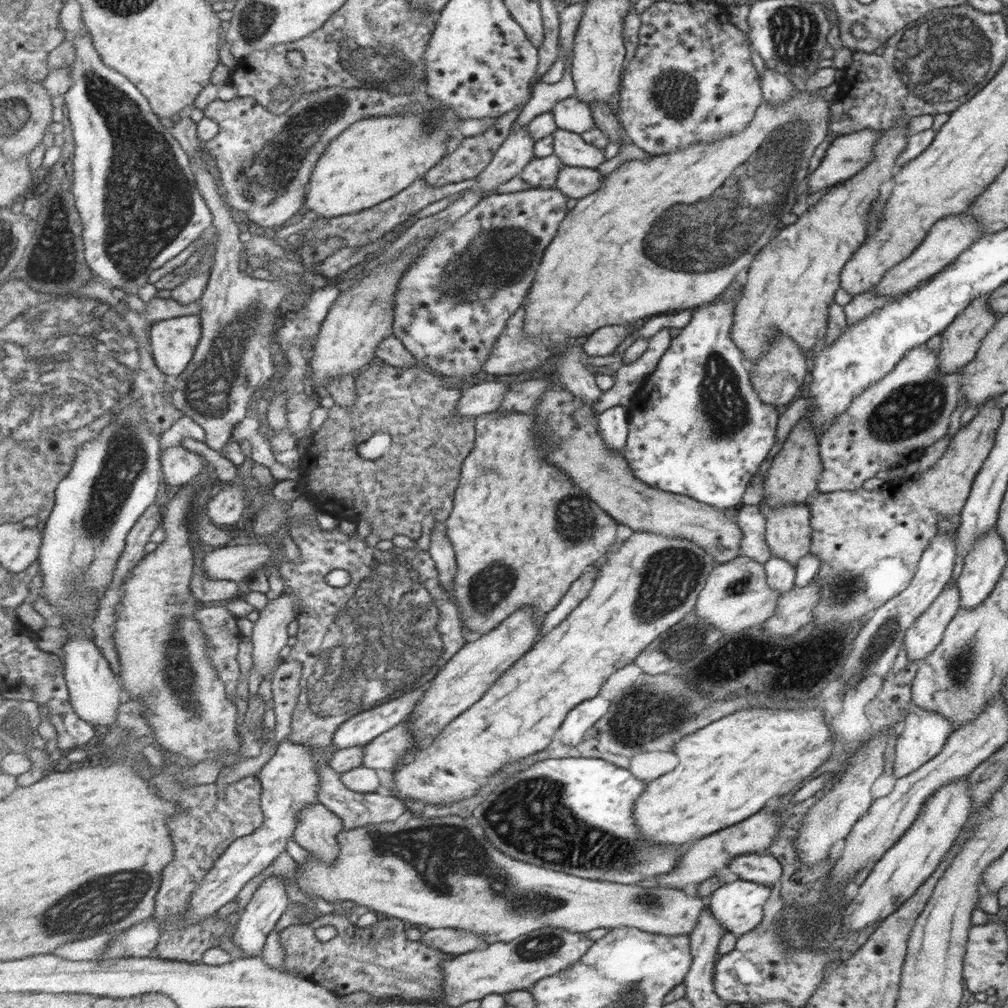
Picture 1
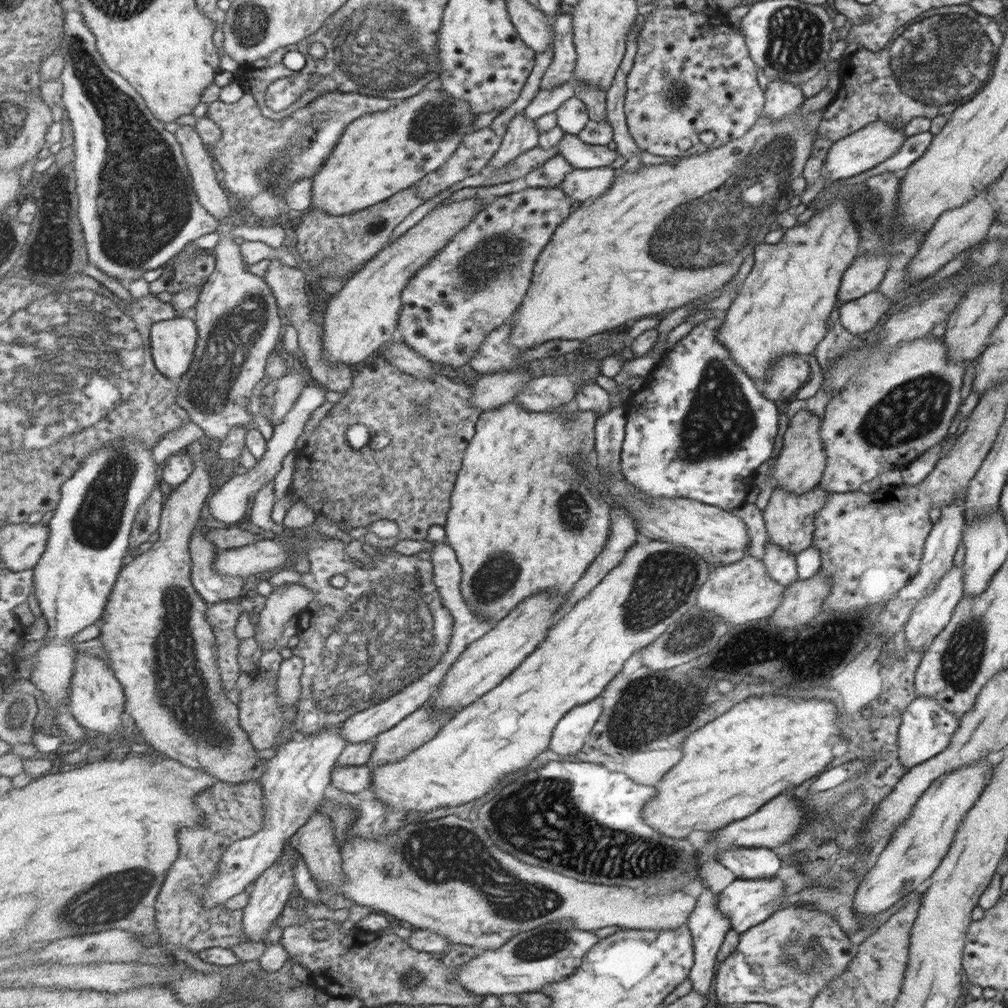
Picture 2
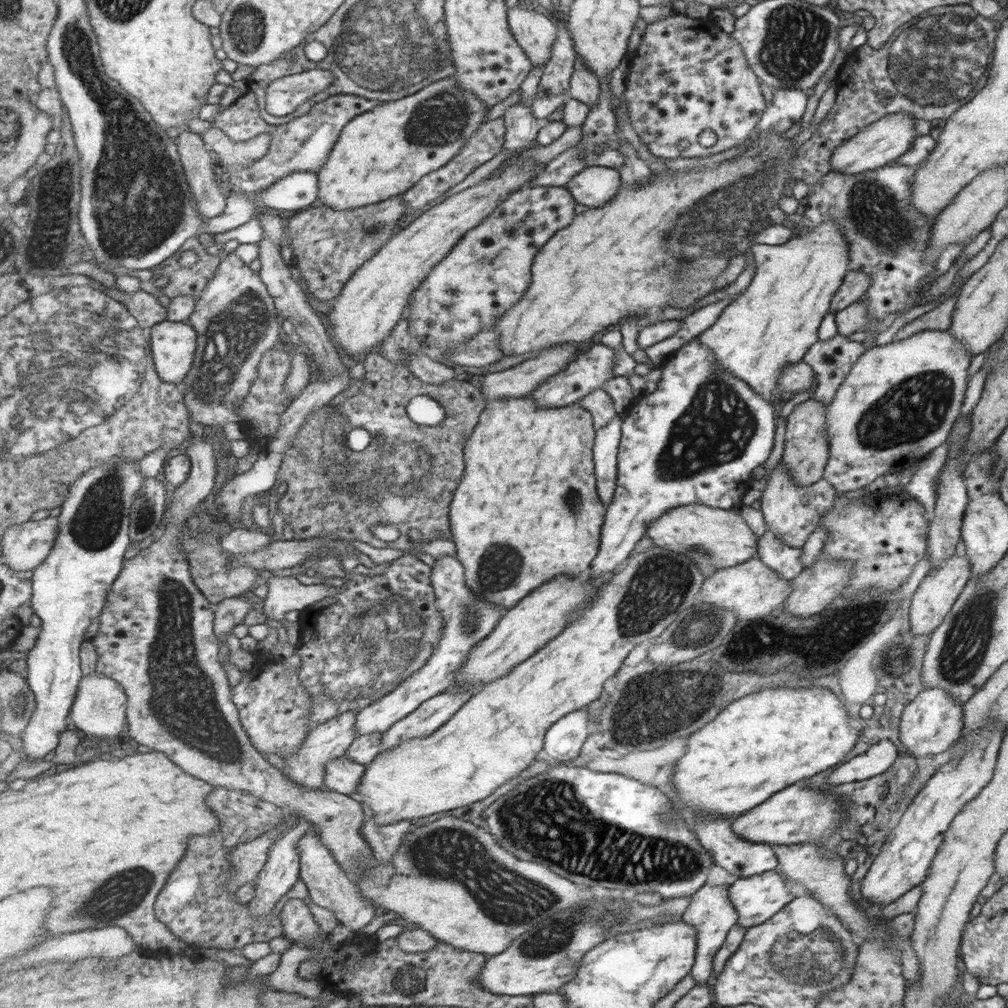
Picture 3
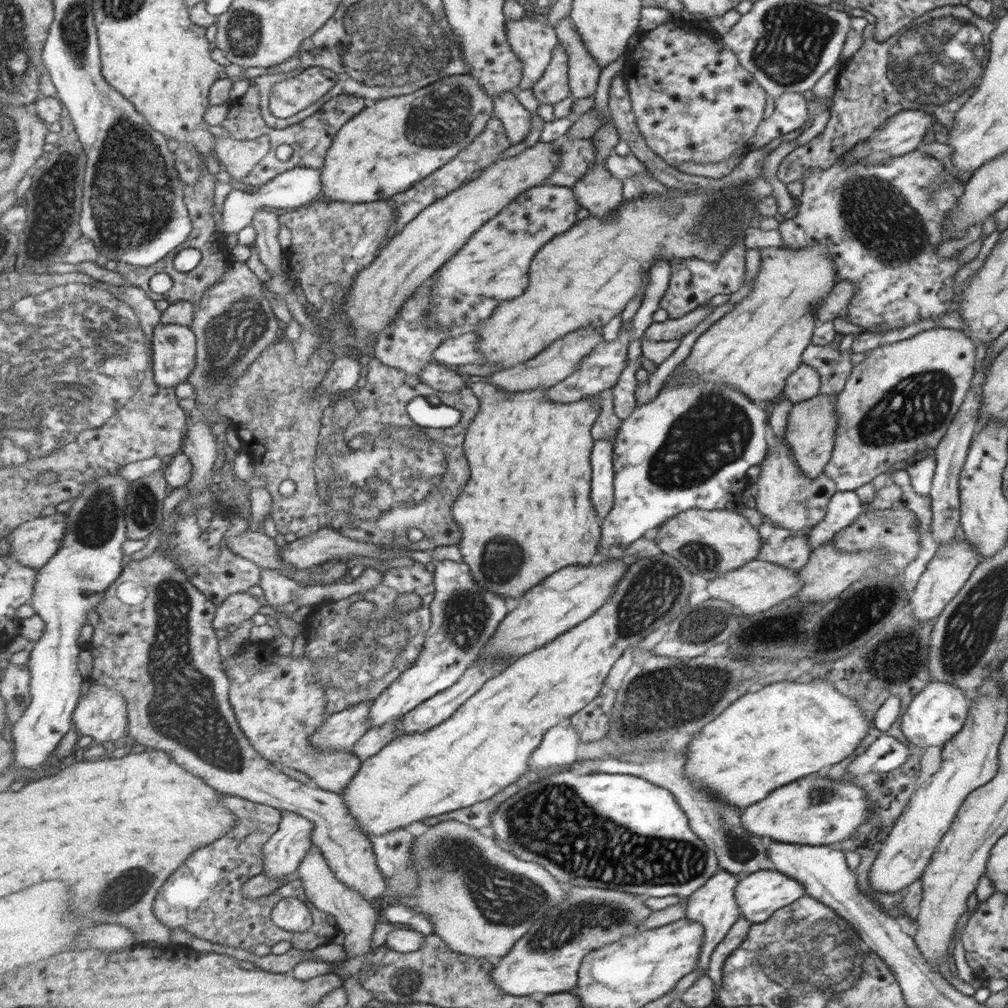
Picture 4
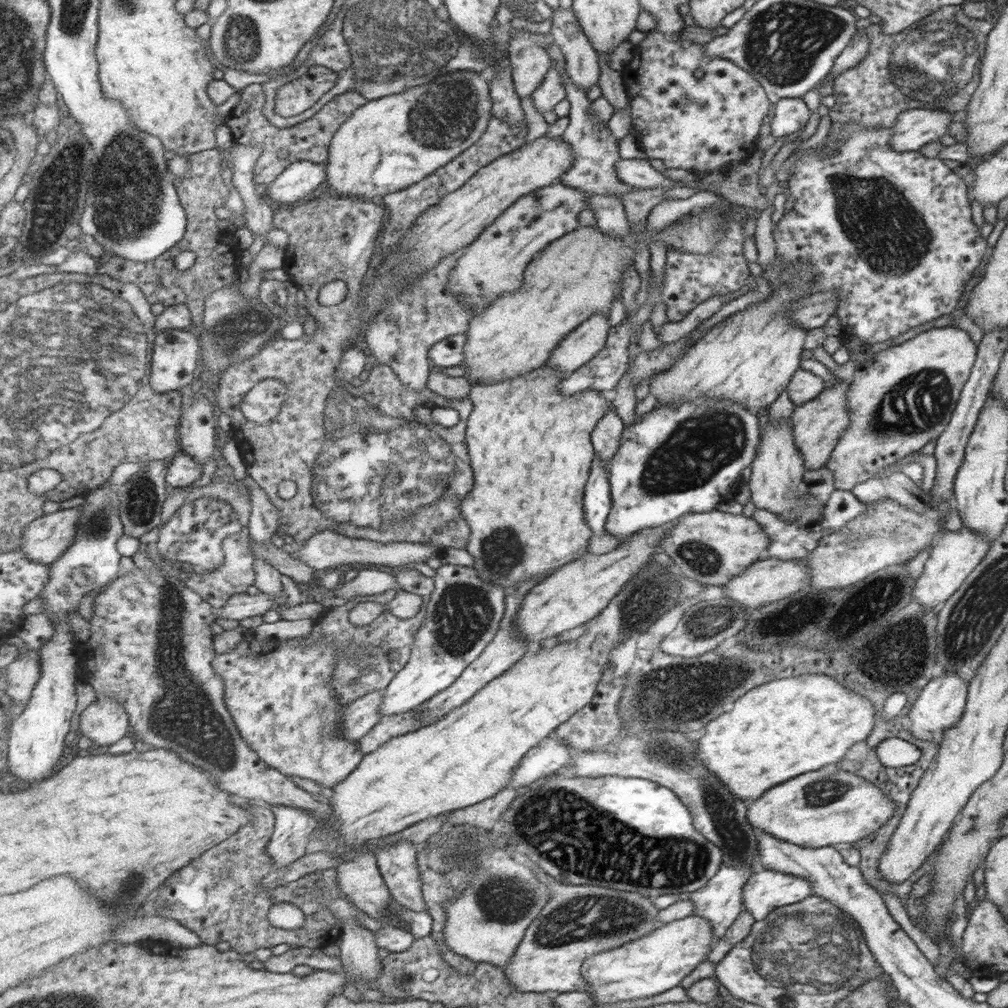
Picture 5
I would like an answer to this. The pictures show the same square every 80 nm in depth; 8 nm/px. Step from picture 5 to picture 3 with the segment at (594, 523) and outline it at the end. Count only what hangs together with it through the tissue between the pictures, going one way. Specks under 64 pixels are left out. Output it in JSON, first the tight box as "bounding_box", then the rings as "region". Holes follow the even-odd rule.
{"bounding_box":[594,417,622,505],"region":[[[614,417],[609,425],[596,431],[594,461],[596,462],[596,483],[600,499],[607,505],[612,501],[616,481],[616,460],[621,436],[622,417]]]}

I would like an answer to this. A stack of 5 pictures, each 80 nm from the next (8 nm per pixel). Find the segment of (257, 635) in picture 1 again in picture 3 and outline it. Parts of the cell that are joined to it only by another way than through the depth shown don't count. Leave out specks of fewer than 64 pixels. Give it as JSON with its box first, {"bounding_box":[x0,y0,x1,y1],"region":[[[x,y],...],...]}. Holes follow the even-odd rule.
{"bounding_box":[260,573,338,622],"region":[[[266,573],[264,581],[268,586],[268,593],[260,602],[260,608],[266,618],[279,622],[289,610],[302,613],[314,603],[338,592],[336,587],[328,586],[325,582],[316,581],[311,585],[303,585],[293,576],[273,576]]]}

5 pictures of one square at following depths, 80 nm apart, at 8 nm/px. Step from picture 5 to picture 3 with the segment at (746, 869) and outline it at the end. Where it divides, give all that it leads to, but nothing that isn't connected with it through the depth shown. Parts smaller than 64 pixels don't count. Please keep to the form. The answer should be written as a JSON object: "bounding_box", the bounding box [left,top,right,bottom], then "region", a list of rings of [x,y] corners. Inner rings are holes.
{"bounding_box":[683,884,739,984],"region":[[[704,884],[694,895],[689,897],[691,904],[684,912],[683,922],[693,925],[696,929],[696,955],[692,975],[696,984],[703,984],[711,976],[711,958],[723,945],[724,939],[736,921],[739,919],[728,897],[728,886],[707,886]]]}

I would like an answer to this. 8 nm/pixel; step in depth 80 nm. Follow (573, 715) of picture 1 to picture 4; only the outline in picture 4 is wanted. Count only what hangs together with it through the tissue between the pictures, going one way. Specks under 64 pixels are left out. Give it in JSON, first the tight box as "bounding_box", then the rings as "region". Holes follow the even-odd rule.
{"bounding_box":[529,718,581,771],"region":[[[571,718],[564,720],[545,735],[540,747],[536,750],[535,762],[529,771],[550,768],[564,768],[577,760],[577,748],[581,744],[580,734],[574,728]]]}

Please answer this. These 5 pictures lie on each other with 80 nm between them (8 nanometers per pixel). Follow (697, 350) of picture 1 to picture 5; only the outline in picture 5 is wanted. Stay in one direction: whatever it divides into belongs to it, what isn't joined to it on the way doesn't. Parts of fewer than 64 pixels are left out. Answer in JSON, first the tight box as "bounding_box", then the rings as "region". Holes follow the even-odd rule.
{"bounding_box":[605,397,760,541],"region":[[[697,397],[659,405],[642,419],[634,416],[633,423],[623,430],[619,450],[608,463],[610,511],[605,521],[605,534],[619,541],[629,540],[643,528],[656,529],[659,524],[685,512],[712,511],[723,496],[729,494],[727,486],[737,482],[739,472],[756,460],[760,442],[757,418],[733,401]]]}

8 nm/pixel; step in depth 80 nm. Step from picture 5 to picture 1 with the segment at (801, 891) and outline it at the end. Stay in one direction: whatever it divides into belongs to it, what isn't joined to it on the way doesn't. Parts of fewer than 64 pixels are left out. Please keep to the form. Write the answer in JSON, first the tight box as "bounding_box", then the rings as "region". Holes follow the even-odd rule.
{"bounding_box":[706,879,767,938],"region":[[[738,879],[711,893],[706,899],[707,910],[726,932],[739,938],[759,924],[761,908],[767,896],[767,886]]]}

